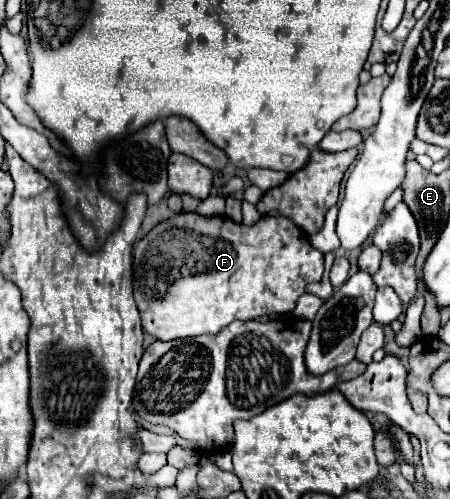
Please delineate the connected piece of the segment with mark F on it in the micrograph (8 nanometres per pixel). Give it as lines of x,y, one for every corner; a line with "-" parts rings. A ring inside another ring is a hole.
180,213
180,215
176,215
176,217
172,217
172,219
166,219
166,221
162,221
162,223
158,223
142,241
138,241
138,245
136,245
136,249
134,249
134,299
136,299
136,305
138,305
138,311
140,311
140,317
142,317
142,327
144,327
144,331
148,331
150,335
154,335
156,339
160,339
160,341
170,341
170,339
178,339
178,337
194,337
194,335
204,335
204,333
212,333
212,335
216,335
216,333
220,333
220,329
224,329
224,327
228,327
232,321
236,321
236,319
240,319
240,321
250,321
250,319
256,319
256,317
262,317
262,315
272,315
272,313
292,313
294,311
294,307
296,307
296,301
306,293
306,287
310,285
310,283
316,283
316,281
320,281
320,277
322,277
322,271
324,271
324,253
320,253
316,247
312,247
312,243
310,243
310,239
308,239
308,235
304,235
304,231
302,229
298,229
290,219
288,219
288,223
284,223
284,225
288,225
288,229
280,229
280,223
278,223
278,217
264,217
264,219
260,219
258,223
254,223
254,225
250,225
248,229
246,229
246,225
240,225
240,227
236,227
236,229
230,229
228,225
234,225
234,221
230,221
228,217
206,217
206,215
198,215
198,213

